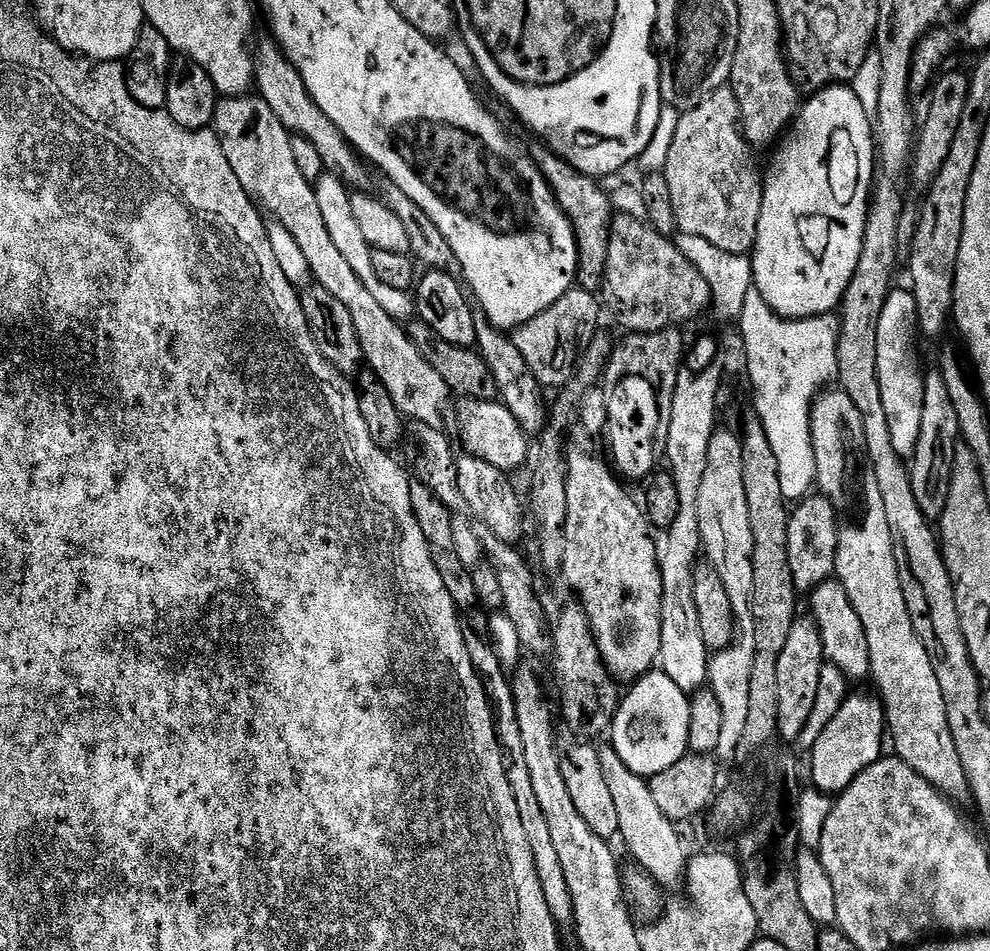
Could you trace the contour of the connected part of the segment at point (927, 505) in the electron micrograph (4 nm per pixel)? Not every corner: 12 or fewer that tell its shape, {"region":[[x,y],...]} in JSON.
{"region":[[938,370],[924,377],[922,434],[910,458],[929,522],[950,498],[958,413]]}

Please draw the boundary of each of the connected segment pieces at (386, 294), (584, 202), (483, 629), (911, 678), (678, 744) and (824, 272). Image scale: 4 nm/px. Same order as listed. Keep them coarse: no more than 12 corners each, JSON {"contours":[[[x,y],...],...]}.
{"contours":[[[332,173],[314,187],[334,246],[366,290],[401,322],[413,297],[379,281],[374,250],[351,209],[351,191]],[[547,147],[531,149],[576,232],[576,284],[604,287],[612,197]],[[419,480],[411,486],[438,574],[467,629],[487,637],[471,569],[455,549],[451,512]],[[812,402],[835,579],[870,646],[895,759],[953,802],[968,779],[910,622],[866,426]],[[662,670],[627,689],[610,747],[650,778],[689,755],[689,693]],[[803,101],[766,164],[753,285],[788,320],[841,307],[874,124]]]}

